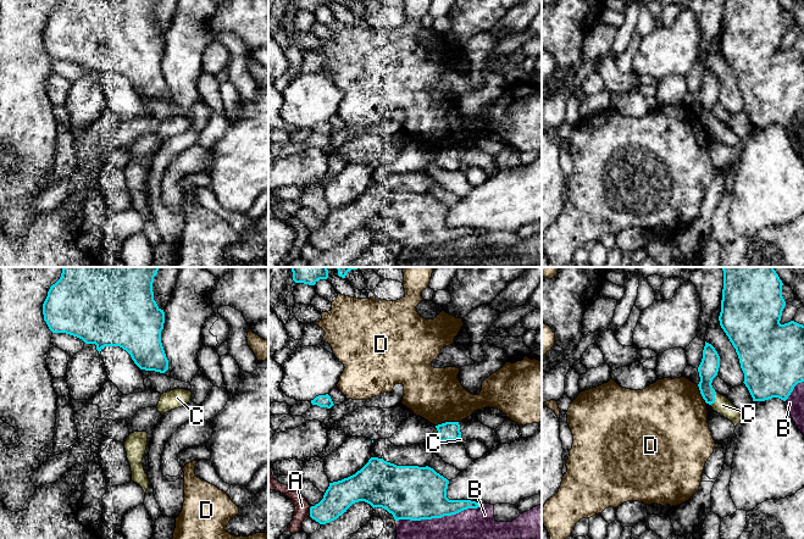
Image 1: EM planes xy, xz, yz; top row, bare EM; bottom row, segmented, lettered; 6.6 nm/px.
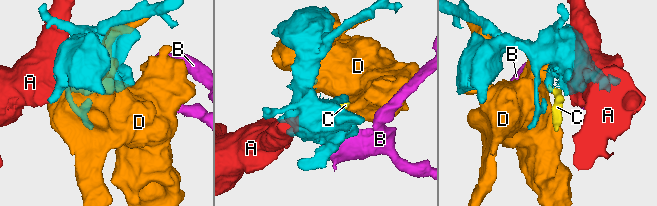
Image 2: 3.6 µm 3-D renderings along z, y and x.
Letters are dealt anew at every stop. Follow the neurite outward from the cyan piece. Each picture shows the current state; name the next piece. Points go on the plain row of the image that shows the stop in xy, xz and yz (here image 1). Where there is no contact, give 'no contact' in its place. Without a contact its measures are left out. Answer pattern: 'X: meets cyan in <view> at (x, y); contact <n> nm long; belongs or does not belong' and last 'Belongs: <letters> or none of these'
A: meets cyan in xz at (310, 238); contact 70 nm long; does not belong
B: meets cyan in xz at (439, 244); contact 600 nm long; does not belong
C: meets cyan in yz at (714, 126); contact 90 nm long; belongs
D: meets cyan in xz at (447, 149); contact 160 nm long; does not belong
Belongs: C

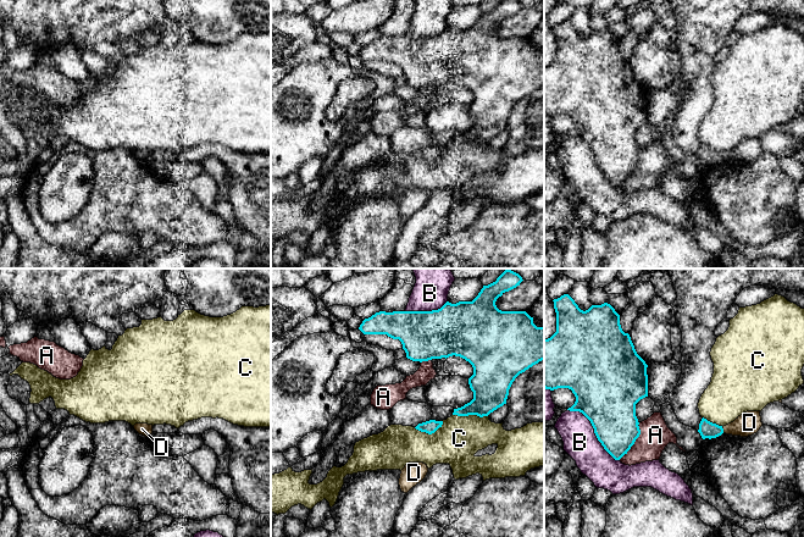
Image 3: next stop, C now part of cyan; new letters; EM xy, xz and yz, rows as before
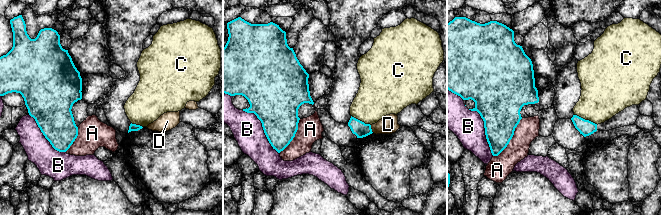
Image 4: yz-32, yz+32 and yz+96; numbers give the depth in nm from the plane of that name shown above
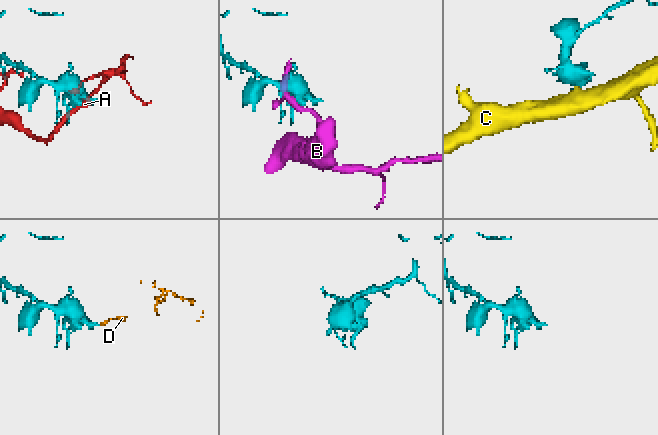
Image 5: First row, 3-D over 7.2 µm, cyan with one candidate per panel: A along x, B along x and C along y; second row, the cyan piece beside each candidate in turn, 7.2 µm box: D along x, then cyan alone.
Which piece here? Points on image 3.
A: meets cyan in yz at (635, 167); contact 280 nm long; does not belong
B: meets cyan in yz at (594, 158); contact 480 nm long; does not belong
C: meets cyan in xz at (470, 140); contact 240 nm long; does not belong
D: meets cyan in yz at (722, 156); contact 40 nm long; does not belong
Belongs: none of these

